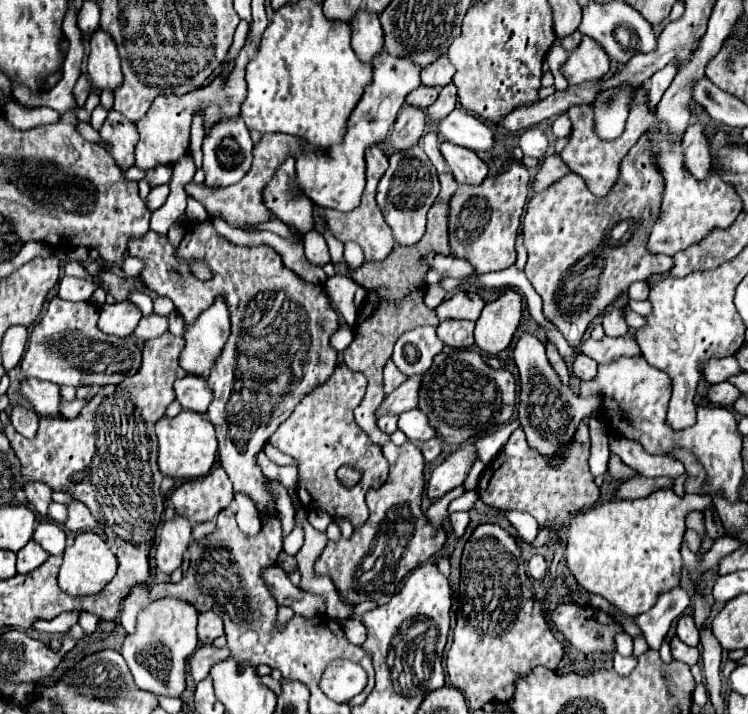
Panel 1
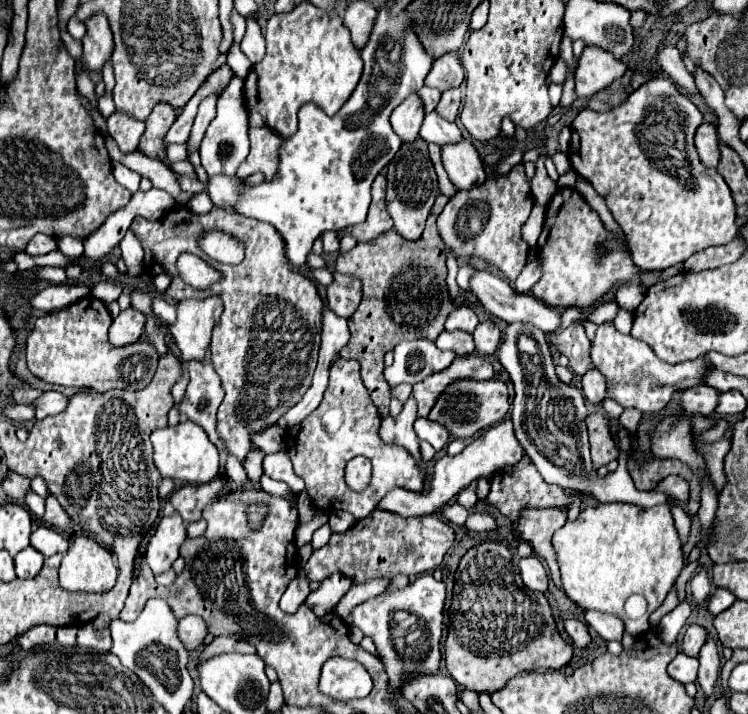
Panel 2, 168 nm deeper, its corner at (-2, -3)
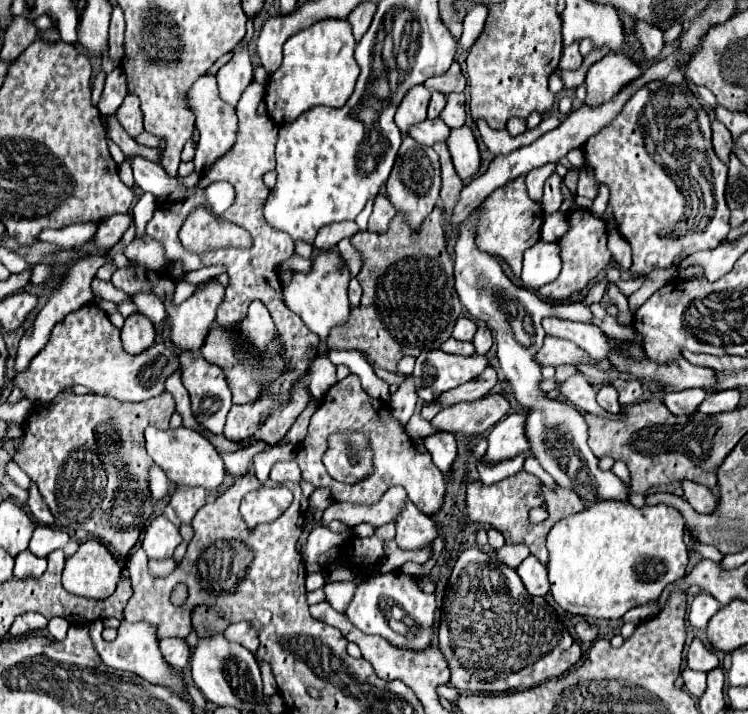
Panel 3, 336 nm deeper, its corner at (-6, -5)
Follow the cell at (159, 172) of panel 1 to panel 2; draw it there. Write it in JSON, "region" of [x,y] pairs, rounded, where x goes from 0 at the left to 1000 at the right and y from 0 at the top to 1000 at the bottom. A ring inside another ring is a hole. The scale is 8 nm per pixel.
{"region":[[[230,202],[230,204],[225,204],[225,221],[227,221],[227,227],[249,224],[249,221],[251,221],[251,216],[249,216],[249,202]]]}

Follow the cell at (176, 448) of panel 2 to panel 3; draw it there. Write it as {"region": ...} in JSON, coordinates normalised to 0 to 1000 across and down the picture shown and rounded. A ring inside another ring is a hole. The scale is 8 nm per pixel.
{"region":[[[195,599],[195,630],[203,639],[203,644],[222,661],[222,667],[238,681],[270,681],[283,689],[299,672],[299,647],[291,639],[289,627],[273,611],[254,599]]]}

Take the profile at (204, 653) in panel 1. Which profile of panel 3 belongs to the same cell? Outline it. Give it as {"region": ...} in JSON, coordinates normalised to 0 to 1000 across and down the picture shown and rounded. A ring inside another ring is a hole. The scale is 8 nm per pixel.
{"region":[[[329,871],[307,874],[307,877],[299,882],[299,891],[302,891],[302,896],[307,896],[307,899],[321,899],[321,902],[329,905],[334,913],[342,913],[342,910],[345,910],[342,882],[340,882],[334,874],[329,874]]]}

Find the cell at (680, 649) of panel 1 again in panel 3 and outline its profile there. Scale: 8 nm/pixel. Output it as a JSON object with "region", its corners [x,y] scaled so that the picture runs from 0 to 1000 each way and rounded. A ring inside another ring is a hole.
{"region":[[[922,936],[912,938],[912,952],[914,952],[914,964],[925,972],[925,975],[939,975],[941,964],[944,964],[944,941],[930,941]]]}

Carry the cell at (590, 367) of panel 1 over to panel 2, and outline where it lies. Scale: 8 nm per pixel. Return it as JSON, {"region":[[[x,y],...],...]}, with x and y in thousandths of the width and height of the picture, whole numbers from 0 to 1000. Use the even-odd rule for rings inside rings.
{"region":[[[789,518],[778,527],[778,549],[786,563],[802,566],[810,557],[810,529],[799,518]]]}

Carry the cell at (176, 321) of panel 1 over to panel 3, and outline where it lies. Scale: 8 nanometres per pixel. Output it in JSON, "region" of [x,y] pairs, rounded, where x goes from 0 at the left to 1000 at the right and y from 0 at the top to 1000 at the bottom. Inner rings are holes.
{"region":[[[179,412],[179,426],[184,429],[187,440],[195,440],[206,457],[214,457],[222,445],[222,431],[219,423],[209,412]]]}

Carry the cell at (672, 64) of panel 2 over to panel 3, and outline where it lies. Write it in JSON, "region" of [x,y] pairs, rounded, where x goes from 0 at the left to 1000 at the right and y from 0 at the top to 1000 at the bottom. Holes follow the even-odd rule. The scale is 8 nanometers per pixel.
{"region":[[[850,31],[850,48],[861,67],[864,84],[872,84],[888,67],[888,48],[882,39],[874,39],[872,34],[864,34],[864,31]]]}

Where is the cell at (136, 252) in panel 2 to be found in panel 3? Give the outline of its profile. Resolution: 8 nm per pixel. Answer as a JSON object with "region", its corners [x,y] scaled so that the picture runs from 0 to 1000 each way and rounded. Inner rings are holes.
{"region":[[[193,269],[187,275],[187,280],[179,286],[176,291],[176,300],[179,300],[179,317],[182,317],[182,333],[193,331],[193,319],[198,314],[198,308],[203,305],[206,300],[206,291],[209,291],[209,277],[198,269]]]}

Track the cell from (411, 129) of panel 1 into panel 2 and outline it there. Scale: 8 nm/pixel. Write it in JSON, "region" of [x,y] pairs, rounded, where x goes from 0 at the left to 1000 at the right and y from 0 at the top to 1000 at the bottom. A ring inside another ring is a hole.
{"region":[[[548,132],[527,157],[524,157],[524,179],[535,190],[537,199],[551,199],[559,193],[561,176],[567,168],[567,148],[559,132]]]}

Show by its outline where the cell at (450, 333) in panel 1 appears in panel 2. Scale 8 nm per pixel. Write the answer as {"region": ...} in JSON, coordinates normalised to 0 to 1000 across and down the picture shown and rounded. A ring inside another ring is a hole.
{"region":[[[594,462],[586,473],[583,473],[583,485],[588,490],[604,490],[610,493],[612,499],[626,499],[634,493],[634,476],[631,476],[631,468],[626,465],[599,465]]]}

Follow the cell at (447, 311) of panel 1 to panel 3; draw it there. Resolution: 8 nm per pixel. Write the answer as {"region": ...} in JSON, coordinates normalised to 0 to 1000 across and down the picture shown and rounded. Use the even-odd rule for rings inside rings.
{"region":[[[615,443],[615,445],[610,448],[610,457],[607,457],[604,471],[607,471],[610,476],[626,476],[626,479],[631,479],[636,462],[639,462],[639,457],[634,454],[634,448],[628,448],[628,445],[623,445],[623,443]]]}

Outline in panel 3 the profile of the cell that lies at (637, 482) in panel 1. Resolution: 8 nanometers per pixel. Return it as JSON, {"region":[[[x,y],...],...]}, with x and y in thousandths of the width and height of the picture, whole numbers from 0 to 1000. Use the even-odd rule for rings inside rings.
{"region":[[[914,672],[912,675],[912,686],[914,686],[914,697],[922,703],[922,709],[936,717],[936,720],[949,720],[957,711],[960,697],[955,697],[952,686],[944,681],[936,681],[930,675]]]}

